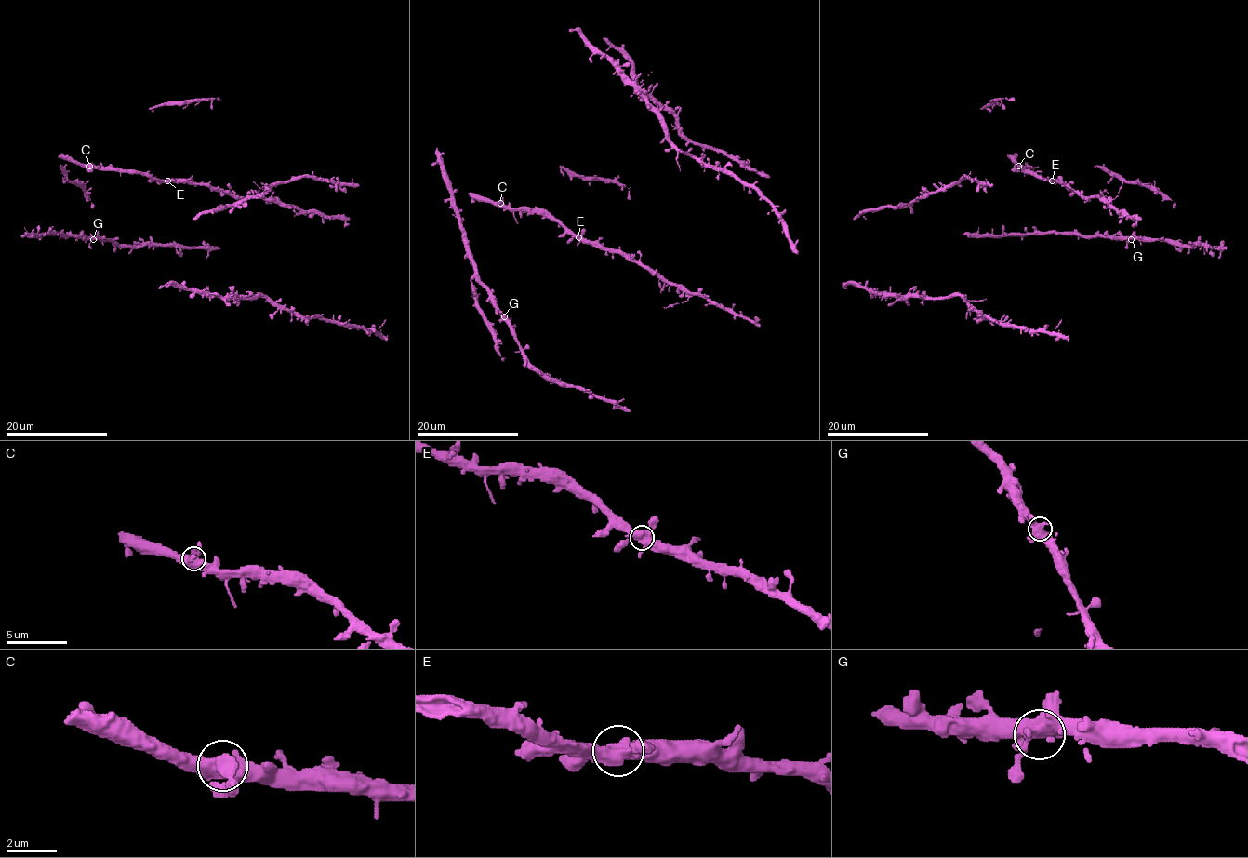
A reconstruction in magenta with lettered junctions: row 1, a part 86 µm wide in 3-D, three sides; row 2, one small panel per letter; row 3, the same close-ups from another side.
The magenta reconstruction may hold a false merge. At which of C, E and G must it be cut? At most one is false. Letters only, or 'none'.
none

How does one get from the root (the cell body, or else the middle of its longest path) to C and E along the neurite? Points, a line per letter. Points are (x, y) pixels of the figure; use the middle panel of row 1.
C: (640, 250), (640, 259), (630, 261), (617, 253), (603, 250), (572, 236), (544, 215), (506, 209), (500, 203)
E: (640, 250), (640, 259), (630, 261), (578, 237)

